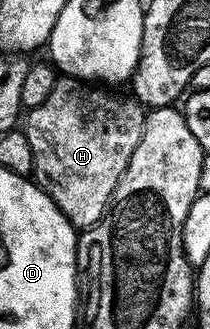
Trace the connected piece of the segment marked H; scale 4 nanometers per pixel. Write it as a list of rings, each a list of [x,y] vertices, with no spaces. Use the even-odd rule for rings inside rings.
[[[62,77],[47,99],[40,106],[29,108],[24,115],[24,130],[34,162],[32,178],[76,229],[95,227],[106,214],[120,177],[124,177],[124,169],[128,169],[128,161],[132,161],[132,153],[136,153],[146,120],[146,111],[137,99],[129,94],[109,95],[106,91],[109,90],[87,85],[81,79]]]

